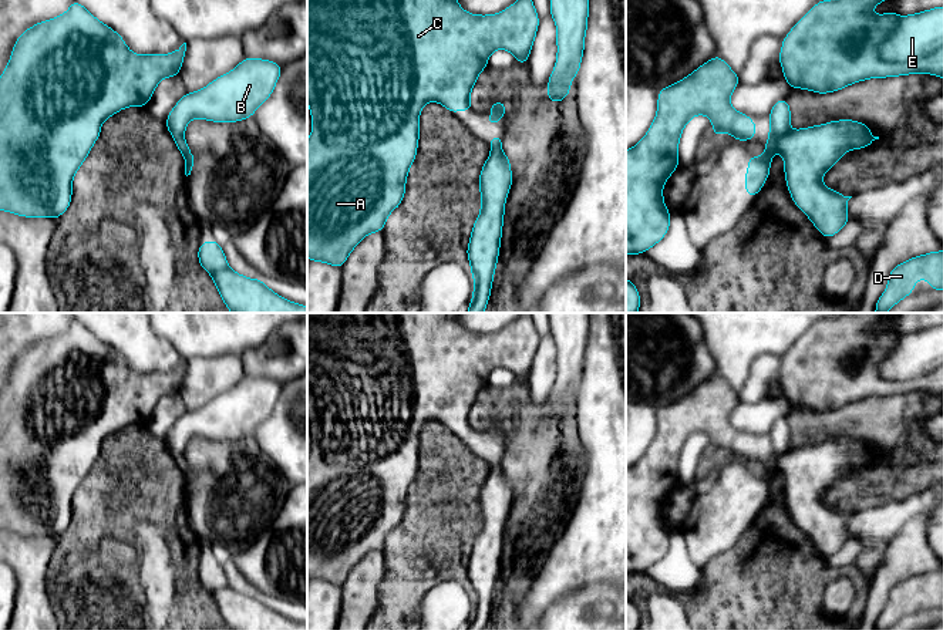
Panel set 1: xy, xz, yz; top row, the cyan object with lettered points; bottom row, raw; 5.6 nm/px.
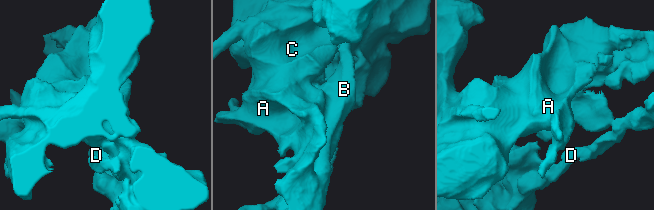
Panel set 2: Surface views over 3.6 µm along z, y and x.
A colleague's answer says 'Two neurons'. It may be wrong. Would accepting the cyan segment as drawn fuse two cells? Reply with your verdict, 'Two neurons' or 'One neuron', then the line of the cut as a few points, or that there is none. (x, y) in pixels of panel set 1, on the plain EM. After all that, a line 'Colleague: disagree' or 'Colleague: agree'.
Two neurons. Split along yz (942, 366), (903, 380), (886, 380), (878, 370)
Colleague: agree

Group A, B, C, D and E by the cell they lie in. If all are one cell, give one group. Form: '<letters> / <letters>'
A C D / B E

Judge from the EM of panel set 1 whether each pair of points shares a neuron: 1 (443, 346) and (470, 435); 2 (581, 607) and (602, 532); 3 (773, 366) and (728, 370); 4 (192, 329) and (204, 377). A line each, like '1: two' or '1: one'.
1: one
2: two
3: two
4: two

